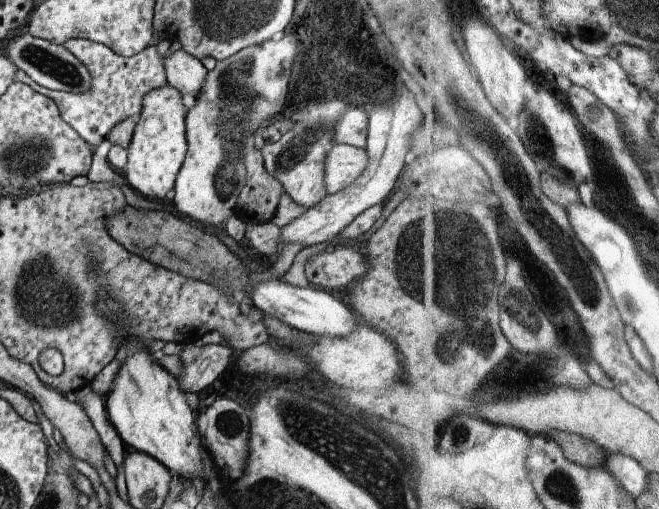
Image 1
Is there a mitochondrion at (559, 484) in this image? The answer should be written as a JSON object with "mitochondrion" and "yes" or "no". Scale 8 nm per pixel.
{"mitochondrion":"yes"}

